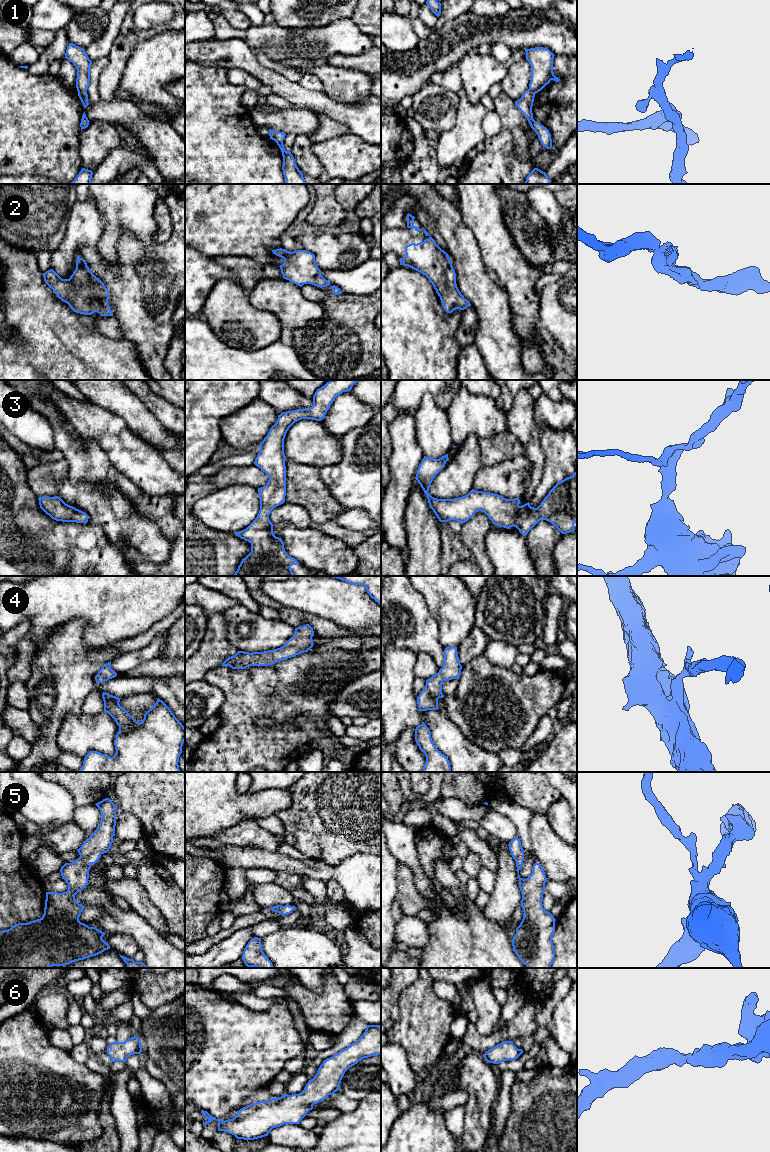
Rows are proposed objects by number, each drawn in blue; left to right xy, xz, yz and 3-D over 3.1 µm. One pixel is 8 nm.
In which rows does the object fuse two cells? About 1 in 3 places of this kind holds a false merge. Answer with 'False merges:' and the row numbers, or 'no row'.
False merges: 1

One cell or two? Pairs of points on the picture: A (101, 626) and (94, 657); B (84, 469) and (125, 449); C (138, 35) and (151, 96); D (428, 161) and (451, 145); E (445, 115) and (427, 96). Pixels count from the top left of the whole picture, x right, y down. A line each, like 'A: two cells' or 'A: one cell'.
A: two cells
B: two cells
C: two cells
D: two cells
E: one cell

